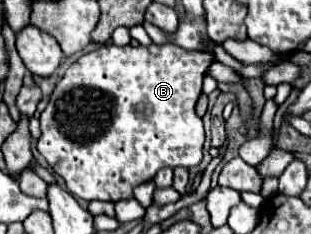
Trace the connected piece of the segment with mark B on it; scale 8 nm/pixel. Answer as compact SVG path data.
M173 43L149 47L99 45L95 51L85 53L71 63L57 81L51 99L39 117L39 153L53 171L63 177L67 191L85 201L99 199L115 203L131 199L133 189L151 181L163 167L197 167L203 159L205 129L201 117L195 113L195 105L201 95L201 81L213 61L215 55L211 51L183 51L183 47Z

